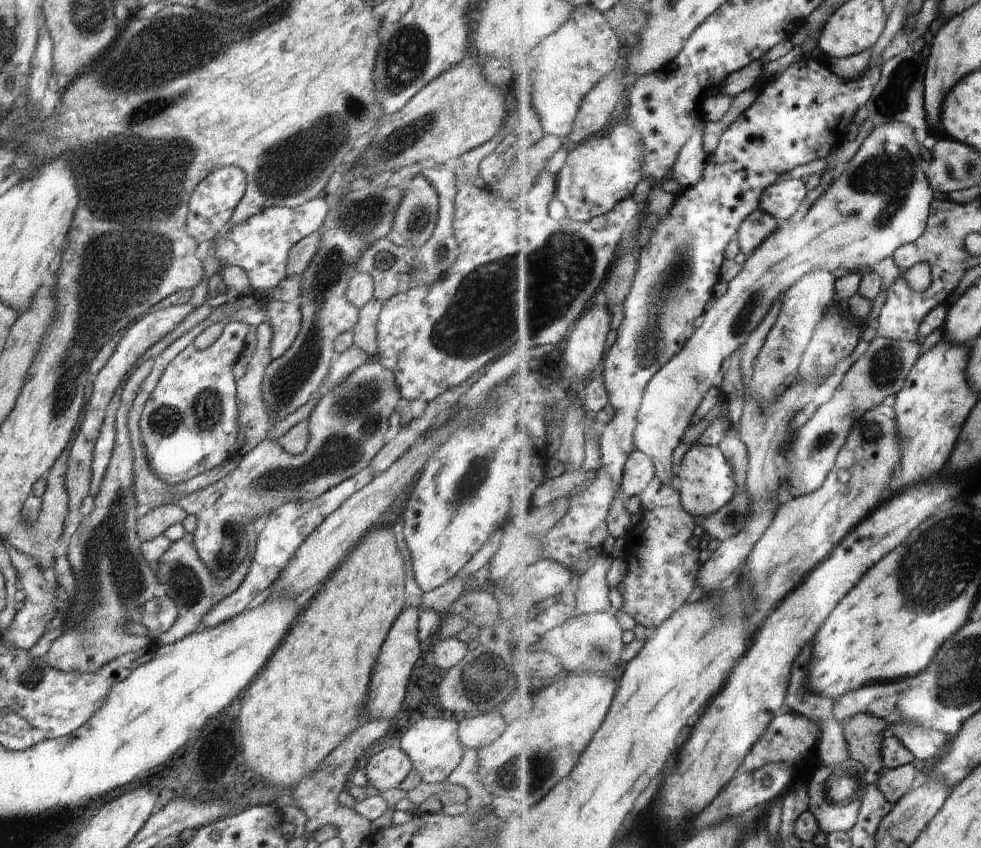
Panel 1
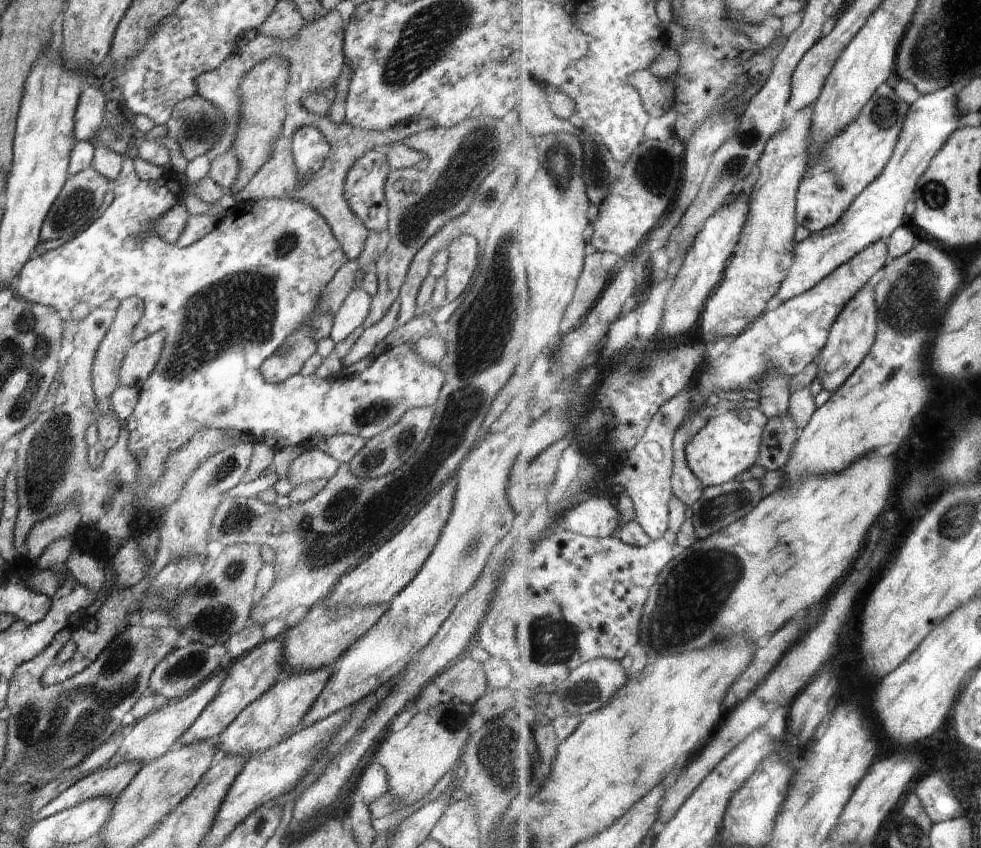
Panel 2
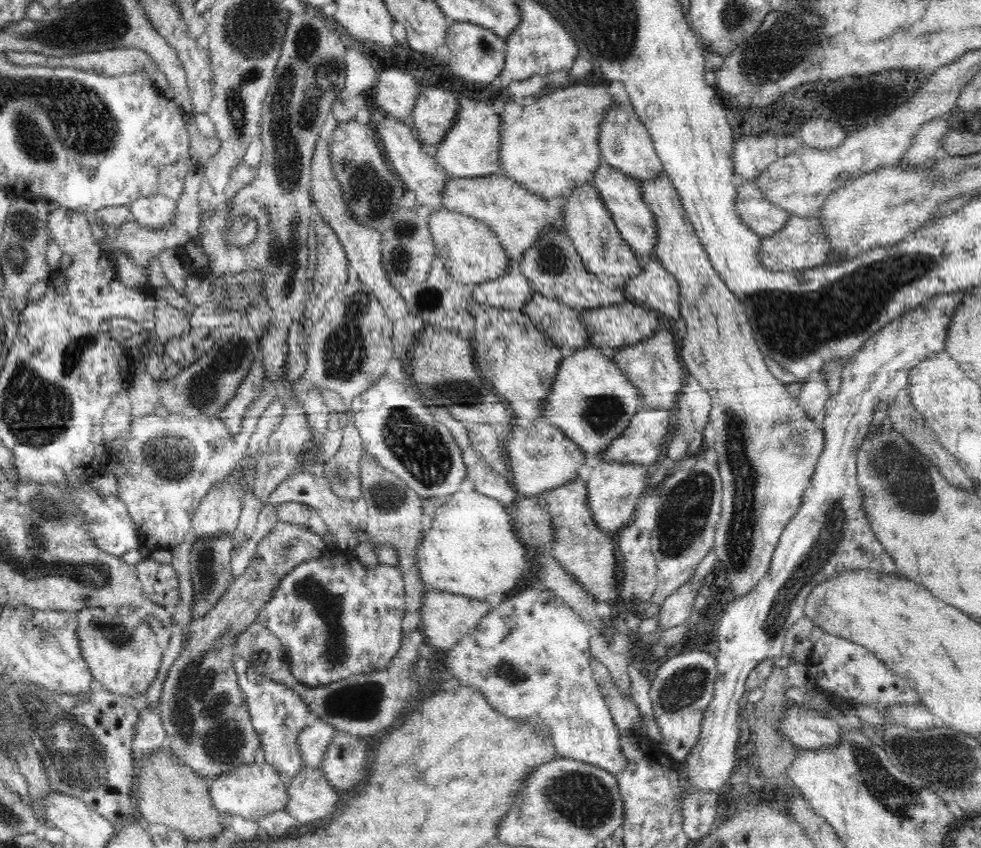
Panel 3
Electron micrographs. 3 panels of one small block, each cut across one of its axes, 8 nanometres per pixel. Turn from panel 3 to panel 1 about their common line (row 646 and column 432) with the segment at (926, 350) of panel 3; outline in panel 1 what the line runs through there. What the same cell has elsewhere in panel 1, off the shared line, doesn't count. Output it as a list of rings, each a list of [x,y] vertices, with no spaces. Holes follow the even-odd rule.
[[[450,718],[421,719],[410,727],[406,733],[398,738],[398,746],[408,755],[425,783],[443,783],[456,770],[464,754],[458,736],[458,725]]]

